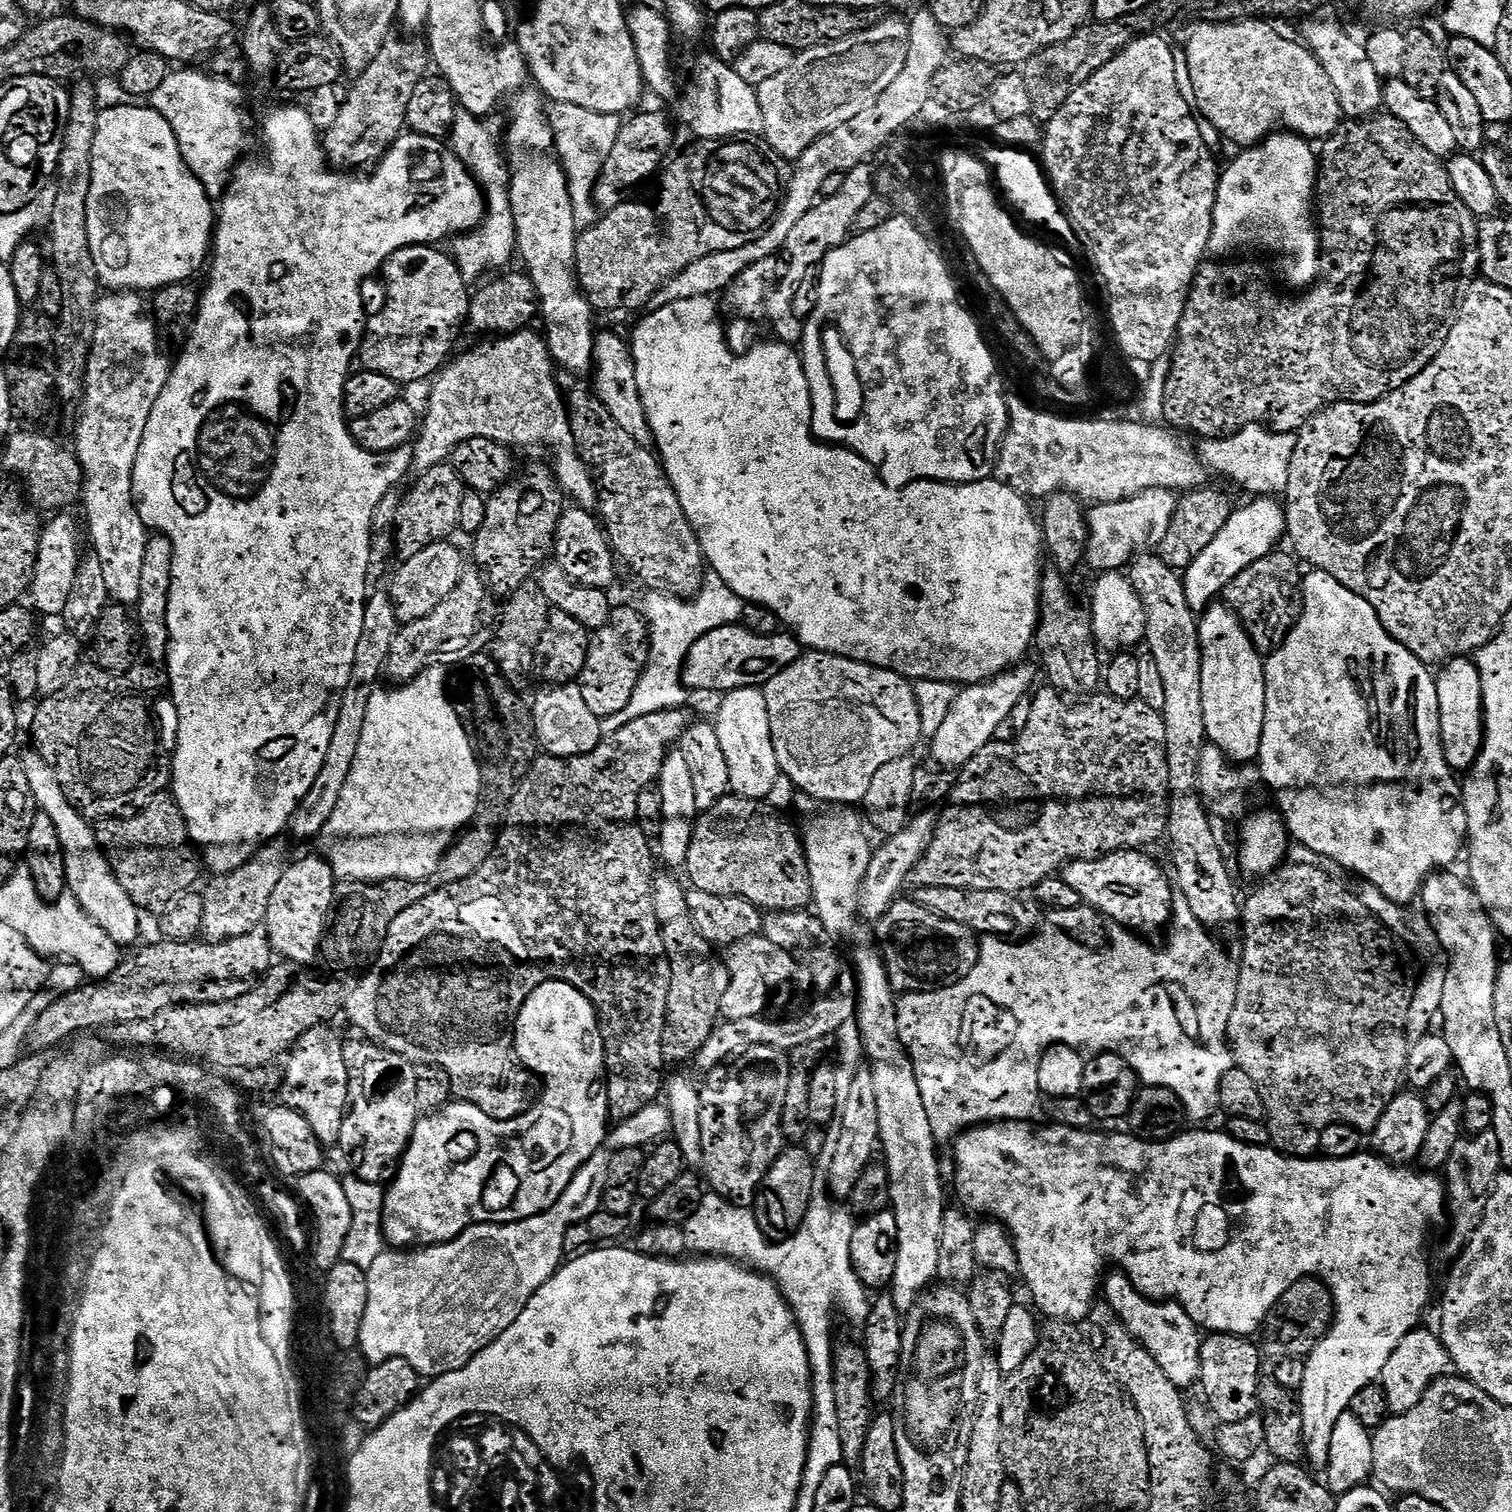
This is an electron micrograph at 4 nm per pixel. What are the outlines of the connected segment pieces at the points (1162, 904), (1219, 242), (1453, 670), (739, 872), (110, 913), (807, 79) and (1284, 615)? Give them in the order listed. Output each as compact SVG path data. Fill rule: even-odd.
M1125 850L1111 852L1096 860L1075 860L1063 868L1062 878L1066 882L1066 886L1078 890L1083 903L1098 909L1113 925L1121 924L1124 927L1121 929L1131 930L1136 934L1156 932L1159 928L1167 929L1171 925L1174 915L1174 884L1169 873L1167 871L1164 873L1146 853L1147 851L1144 850Z
M1283 130L1277 131L1275 134L1268 137L1266 140L1260 141L1259 144L1253 144L1245 147L1241 156L1236 156L1229 162L1220 174L1220 185L1216 191L1216 206L1212 215L1212 233L1210 234L1210 242L1208 243L1208 252L1213 257L1224 258L1227 252L1232 252L1235 248L1248 248L1253 244L1256 248L1265 248L1268 252L1277 252L1280 256L1285 256L1289 260L1288 269L1285 270L1284 276L1299 290L1307 289L1309 286L1316 283L1320 274L1320 257L1322 249L1320 247L1320 232L1318 231L1317 221L1314 219L1314 193L1316 191L1316 181L1318 179L1318 156L1314 151L1313 145L1304 137L1295 135Z
M1472 658L1449 660L1439 669L1436 676L1438 690L1438 706L1440 707L1440 737L1444 743L1444 756L1453 770L1471 769L1480 757L1480 748L1484 745L1484 695L1482 694L1482 678L1476 661Z
M729 794L707 809L692 830L690 854L683 867L688 871L687 883L692 888L706 890L706 894L746 898L746 902L765 913L798 912L812 898L812 889L806 886L804 845L798 839L797 829L795 832L791 822L767 799L751 800Z
M28 750L28 753L23 753L22 759L37 809L44 812L58 830L58 842L62 842L62 854L66 858L68 892L78 901L83 912L98 922L98 926L102 926L102 930L106 930L106 934L110 934L118 946L134 943L140 936L141 909L137 908L130 894L122 890L122 882L118 882L112 873L110 862L98 846L96 829L89 817L82 815L70 798L66 798L54 770L50 770L50 766L36 751Z
M896 16L881 19L879 24L858 34L797 51L786 70L755 85L765 123L762 136L768 139L767 147L772 147L789 162L799 160L818 137L842 126L842 122L850 122L854 114L875 102L878 94L902 74L908 54L908 20L899 20Z
M1283 550L1274 551L1254 562L1254 566L1246 566L1222 594L1223 603L1236 613L1252 644L1262 654L1277 652L1300 621L1304 609L1304 585L1299 567L1295 555L1287 556Z

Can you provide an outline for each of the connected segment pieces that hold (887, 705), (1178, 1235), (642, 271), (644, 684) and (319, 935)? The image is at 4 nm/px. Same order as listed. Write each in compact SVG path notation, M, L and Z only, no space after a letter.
M813 652L801 655L798 662L783 668L769 684L763 685L766 698L766 708L769 710L770 734L773 738L774 750L777 752L777 762L781 773L794 787L800 788L801 793L810 797L813 801L827 802L832 806L856 806L866 798L870 790L870 782L874 782L874 774L882 770L888 762L894 762L898 758L915 753L916 743L922 740L922 718L919 712L919 703L916 700L916 689L913 681L907 680L902 674L892 672L889 668L875 668L873 664L863 664L850 658L835 656L829 652Z
M1006 1120L994 1124L981 1124L967 1132L960 1133L954 1141L956 1147L956 1192L960 1195L960 1200L965 1209L969 1213L981 1212L981 1217L999 1220L1008 1233L1012 1235L1012 1241L1016 1243L1018 1250L1018 1262L1020 1263L1020 1276L1022 1280L1028 1283L1028 1288L1032 1291L1032 1300L1049 1316L1050 1319L1056 1320L1052 1322L1072 1322L1068 1320L1082 1320L1087 1321L1091 1314L1093 1305L1097 1303L1098 1293L1102 1288L1102 1277L1105 1275L1104 1267L1107 1264L1116 1264L1115 1266L1119 1271L1123 1272L1128 1277L1128 1281L1140 1291L1143 1296L1148 1296L1151 1300L1163 1300L1165 1302L1175 1302L1182 1306L1182 1310L1186 1310L1186 1314L1191 1320L1199 1325L1201 1329L1206 1330L1212 1334L1227 1334L1230 1336L1242 1336L1245 1338L1251 1337L1251 1332L1261 1331L1262 1320L1261 1316L1265 1310L1270 1310L1282 1298L1282 1294L1286 1294L1286 1290L1290 1290L1290 1286L1294 1286L1294 1282L1299 1280L1307 1280L1315 1278L1322 1280L1327 1288L1332 1292L1332 1297L1336 1303L1336 1318L1332 1322L1332 1329L1328 1332L1326 1337L1319 1346L1312 1352L1311 1356L1307 1357L1305 1366L1305 1384L1301 1386L1298 1391L1298 1399L1300 1402L1300 1409L1302 1410L1302 1430L1304 1431L1304 1454L1307 1463L1313 1469L1323 1469L1328 1463L1328 1455L1331 1450L1331 1436L1334 1434L1338 1420L1342 1418L1344 1412L1351 1409L1354 1398L1362 1391L1366 1390L1371 1384L1377 1383L1384 1375L1384 1367L1386 1362L1390 1362L1390 1356L1398 1350L1398 1346L1410 1335L1412 1332L1417 1331L1421 1327L1420 1319L1424 1316L1424 1311L1428 1308L1428 1303L1432 1300L1432 1264L1428 1261L1428 1235L1432 1232L1432 1227L1439 1222L1440 1219L1445 1219L1446 1205L1449 1203L1448 1190L1445 1181L1436 1174L1421 1174L1419 1171L1411 1172L1413 1169L1408 1166L1397 1166L1389 1164L1382 1156L1375 1154L1361 1154L1358 1156L1351 1156L1350 1158L1342 1158L1341 1160L1330 1160L1327 1158L1297 1158L1294 1156L1285 1156L1284 1153L1276 1151L1271 1146L1267 1147L1253 1147L1251 1144L1244 1144L1242 1141L1236 1140L1230 1136L1227 1131L1221 1132L1191 1132L1185 1130L1178 1136L1173 1136L1171 1140L1162 1140L1153 1142L1151 1140L1142 1140L1135 1134L1124 1132L1096 1132L1097 1130L1089 1129L1072 1129L1070 1126L1064 1126L1056 1123L1045 1123L1045 1128L1035 1128L1035 1123L1025 1122L1022 1120Z
M744 138L697 139L693 148L686 149L659 173L660 197L656 200L656 212L648 204L625 202L617 208L607 209L595 224L577 235L576 274L584 295L597 313L649 305L657 290L665 287L675 272L688 272L690 262L722 250L738 250L738 246L754 242L772 225L772 219L784 202L786 176L768 164L763 147L755 148L747 142Z
M719 578L705 579L700 591L691 598L671 596L669 592L649 591L647 595L642 603L642 611L650 629L648 665L640 675L628 705L618 714L601 719L603 735L616 733L619 728L626 726L626 722L646 714L685 707L689 703L690 692L684 686L683 674L690 646L694 646L702 634L710 634L710 630L718 626L741 623L744 614L745 601L740 600L738 594L734 594L734 590L730 590L730 586L726 586L726 582Z
M319 854L304 856L301 860L293 859L285 868L274 895L270 898L268 913L264 919L263 927L268 934L268 941L272 943L272 951L281 961L297 966L308 966L312 959L319 957L324 943L324 934L330 923L332 906L336 903L338 881L334 870L327 860Z

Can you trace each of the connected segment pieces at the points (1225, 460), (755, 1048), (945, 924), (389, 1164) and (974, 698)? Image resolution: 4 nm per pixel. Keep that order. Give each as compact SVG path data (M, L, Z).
M1251 424L1232 436L1205 439L1202 459L1209 469L1216 469L1230 476L1238 485L1252 493L1252 496L1278 496L1289 484L1290 462L1293 461L1294 450L1297 449L1297 438L1297 433L1277 432L1265 425Z
M754 1044L739 1053L734 1063L733 1068L725 1067L717 1080L703 1085L700 1093L702 1172L707 1187L726 1198L729 1204L752 1206L760 1183L786 1147L782 1108L790 1087L791 1062L787 1051Z
M897 899L889 906L889 910L878 921L880 927L880 941L878 947L884 958L884 965L888 971L888 977L897 993L909 992L934 992L937 988L949 988L974 970L974 966L980 957L980 940L977 933L971 928L962 926L958 922L950 922L941 916L935 916L929 908L923 908L915 899Z
M367 1038L348 1040L344 1045L346 1070L348 1071L348 1102L350 1111L345 1115L339 1147L348 1151L352 1159L351 1171L362 1181L387 1186L396 1177L400 1162L408 1143L416 1129L416 1121L421 1115L418 1106L418 1068L413 1061L399 1056L389 1048L373 1044Z
M1021 662L993 680L982 684L970 684L960 690L957 701L946 715L946 722L943 722L938 732L930 737L932 756L936 759L933 761L945 770L963 769L964 765L970 762L970 758L974 758L974 754L982 750L982 746L997 739L999 732L996 731L1011 718L1012 711L1020 704L1020 699L1033 691L1032 683L1035 680L1035 670L1028 662Z

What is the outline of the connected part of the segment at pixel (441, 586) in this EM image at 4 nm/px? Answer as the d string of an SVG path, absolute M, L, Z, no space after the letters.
M452 542L426 546L426 550L414 554L414 558L403 561L399 566L401 568L397 570L396 577L392 580L390 595L396 617L400 619L401 625L418 622L422 618L426 618L426 614L434 614L434 610L438 610L439 604L446 602L446 598L450 598L450 594L454 594L454 590L466 570L466 564L460 557L459 550L452 545Z

